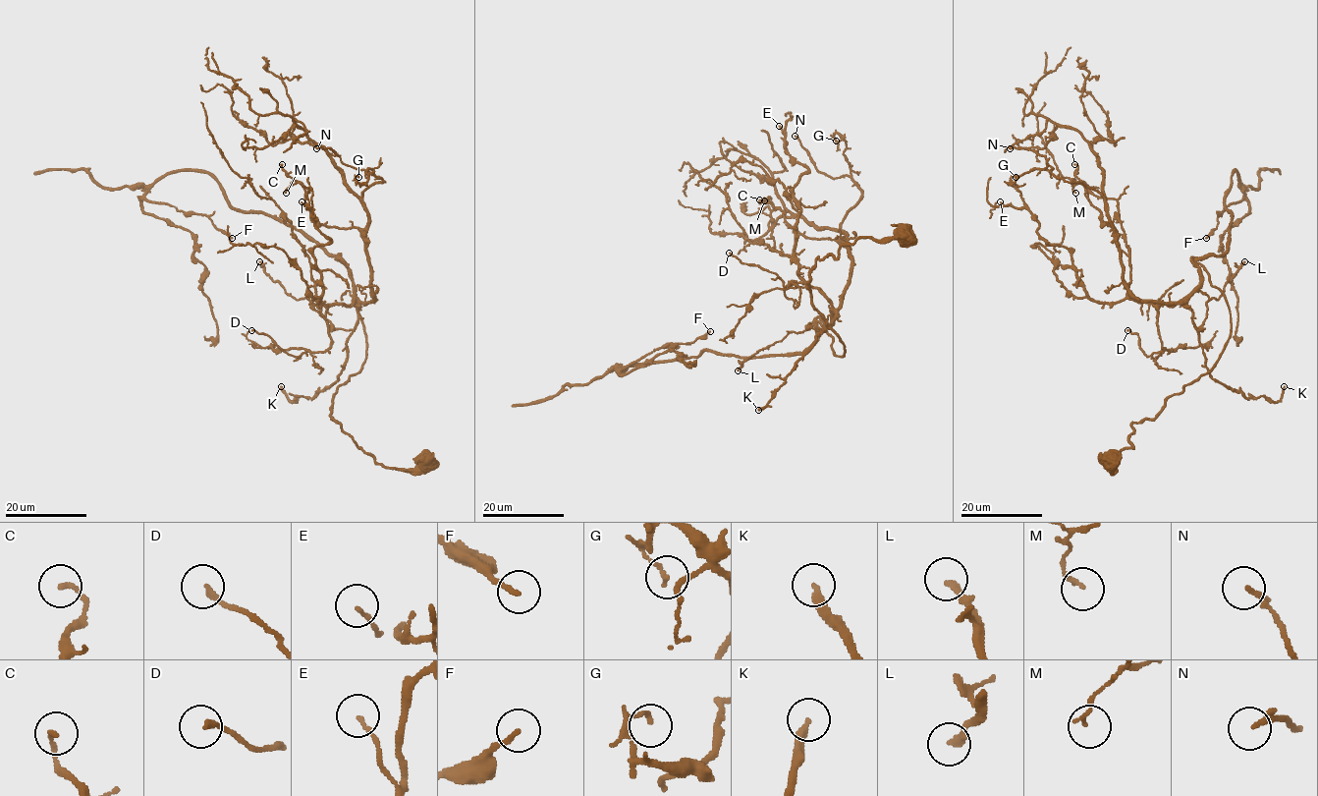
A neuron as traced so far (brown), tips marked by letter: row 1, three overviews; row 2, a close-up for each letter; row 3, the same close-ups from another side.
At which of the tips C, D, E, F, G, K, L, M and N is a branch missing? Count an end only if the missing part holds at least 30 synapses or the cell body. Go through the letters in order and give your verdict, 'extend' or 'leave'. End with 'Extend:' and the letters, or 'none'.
C: leave
D: leave
E: leave
F: leave
G: leave
K: leave
L: leave
M: leave
N: leave
Extend: none

